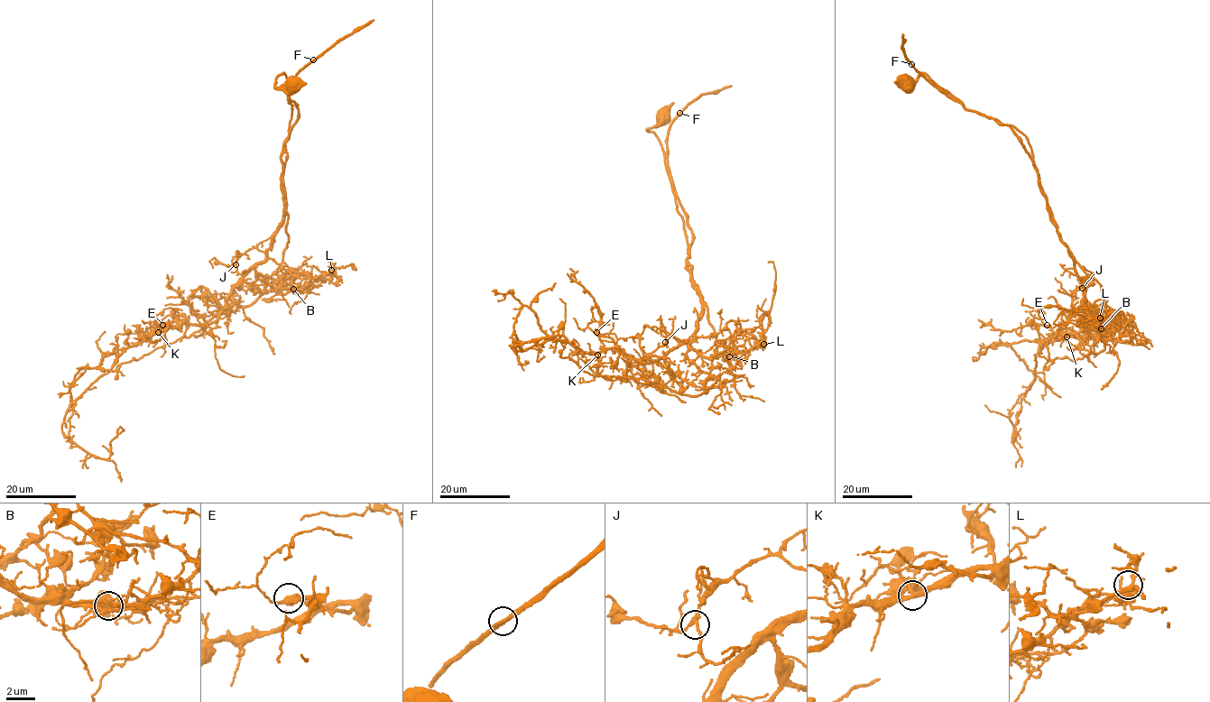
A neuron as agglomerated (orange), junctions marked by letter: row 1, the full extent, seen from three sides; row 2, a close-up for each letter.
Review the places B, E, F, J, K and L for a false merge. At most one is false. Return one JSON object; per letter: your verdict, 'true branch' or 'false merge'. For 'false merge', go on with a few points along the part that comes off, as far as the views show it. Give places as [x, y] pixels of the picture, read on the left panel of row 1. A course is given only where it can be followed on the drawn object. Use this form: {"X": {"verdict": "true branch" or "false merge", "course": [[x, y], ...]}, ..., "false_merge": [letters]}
{"B": {"verdict": "true branch"}, "E": {"verdict": "true branch"}, "F": {"verdict": "true branch"}, "J": {"verdict": "true branch"}, "K": {"verdict": "true branch"}, "L": {"verdict": "true branch"}, "false_merge": []}

